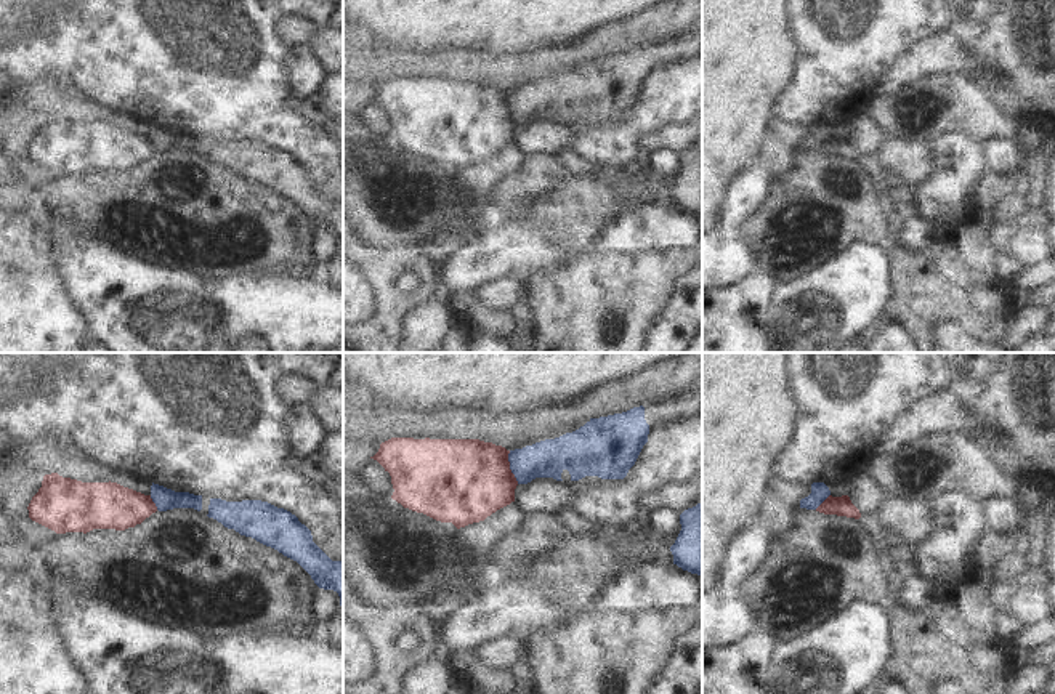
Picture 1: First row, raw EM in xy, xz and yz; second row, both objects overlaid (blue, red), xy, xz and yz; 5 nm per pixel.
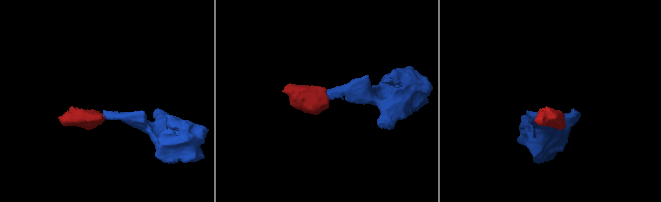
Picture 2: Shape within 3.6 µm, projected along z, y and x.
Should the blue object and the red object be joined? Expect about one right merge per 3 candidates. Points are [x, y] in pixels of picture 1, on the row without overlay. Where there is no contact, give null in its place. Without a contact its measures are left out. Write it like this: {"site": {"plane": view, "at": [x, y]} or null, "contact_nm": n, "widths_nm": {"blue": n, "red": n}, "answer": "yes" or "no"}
{"site": {"plane": "xz", "at": [510, 108]}, "contact_nm": 180, "widths_nm": {"blue": 190, "red": 420}, "answer": "no"}

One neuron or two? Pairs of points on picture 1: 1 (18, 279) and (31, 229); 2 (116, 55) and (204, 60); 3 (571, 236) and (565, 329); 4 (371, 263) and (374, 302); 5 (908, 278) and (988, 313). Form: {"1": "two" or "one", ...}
{"1": "one", "2": "one", "3": "two", "4": "one", "5": "one"}

